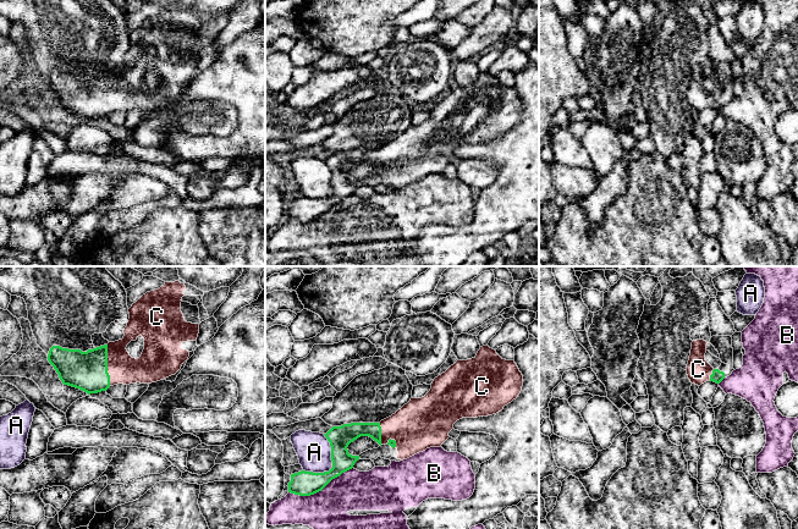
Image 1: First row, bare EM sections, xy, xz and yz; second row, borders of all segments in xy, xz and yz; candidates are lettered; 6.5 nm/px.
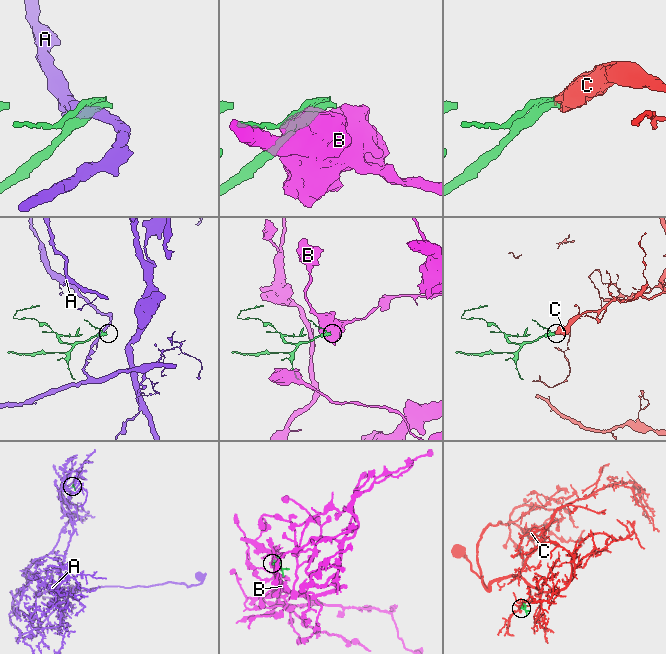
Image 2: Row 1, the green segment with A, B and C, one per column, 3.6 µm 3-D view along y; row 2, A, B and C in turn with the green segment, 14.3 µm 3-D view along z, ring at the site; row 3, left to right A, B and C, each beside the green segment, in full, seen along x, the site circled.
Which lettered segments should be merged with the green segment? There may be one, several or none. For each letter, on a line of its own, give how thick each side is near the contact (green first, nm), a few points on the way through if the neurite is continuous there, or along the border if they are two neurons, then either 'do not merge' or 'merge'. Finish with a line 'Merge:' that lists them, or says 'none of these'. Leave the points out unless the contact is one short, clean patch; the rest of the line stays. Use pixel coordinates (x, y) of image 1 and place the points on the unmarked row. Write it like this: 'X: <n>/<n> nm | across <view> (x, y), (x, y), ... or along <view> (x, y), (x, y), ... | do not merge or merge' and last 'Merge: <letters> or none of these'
A: 160/220 nm | do not merge
B: 160/280 nm | do not merge
C: 260/190 nm | across xy (87, 97), (95, 97), (106, 92), (122, 94) | merge
Merge: C

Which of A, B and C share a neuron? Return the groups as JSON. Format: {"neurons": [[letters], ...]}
{"neurons": [["A"], ["B"], ["C"]]}

